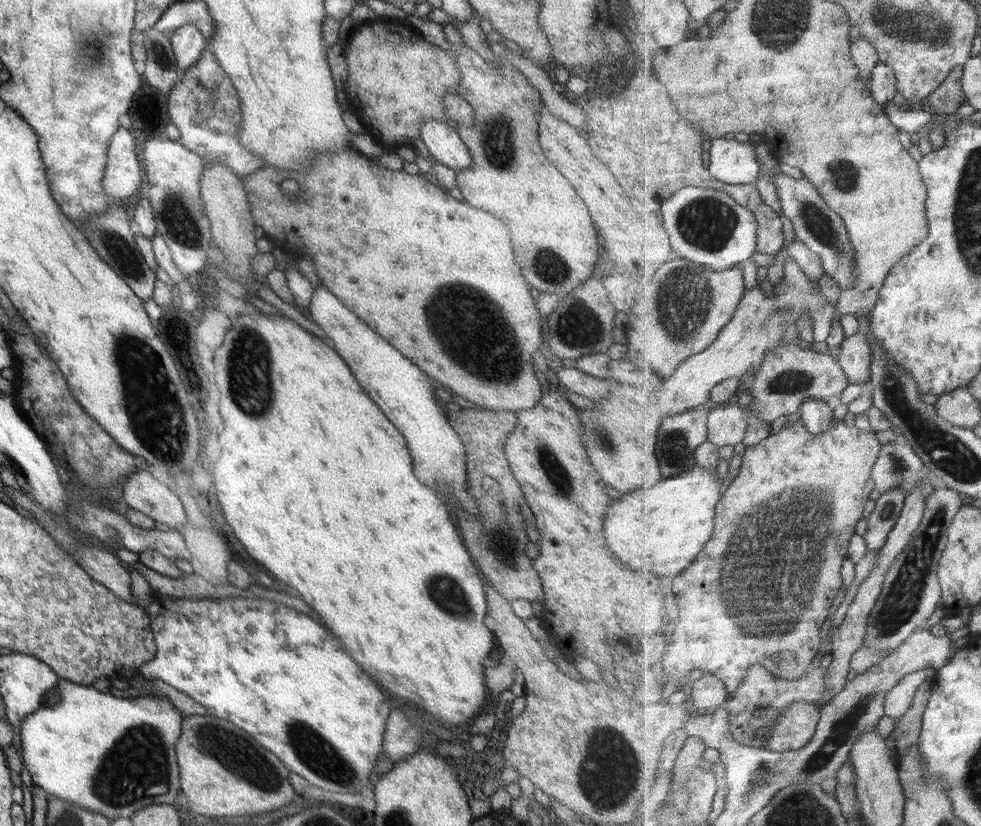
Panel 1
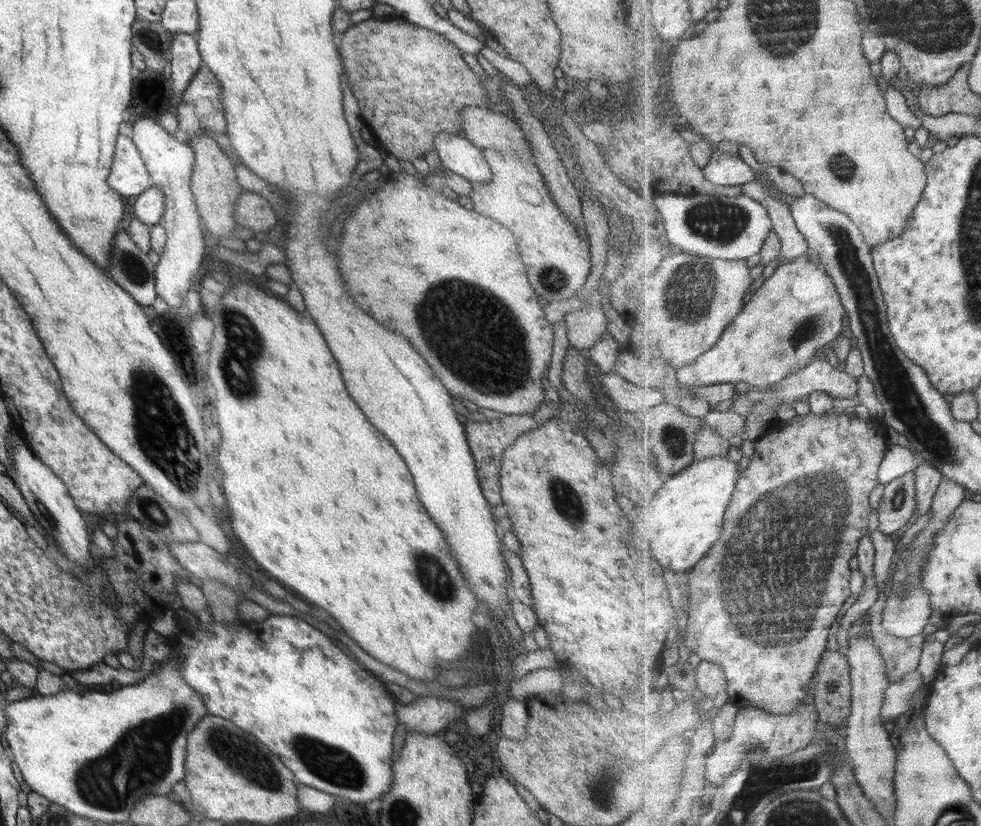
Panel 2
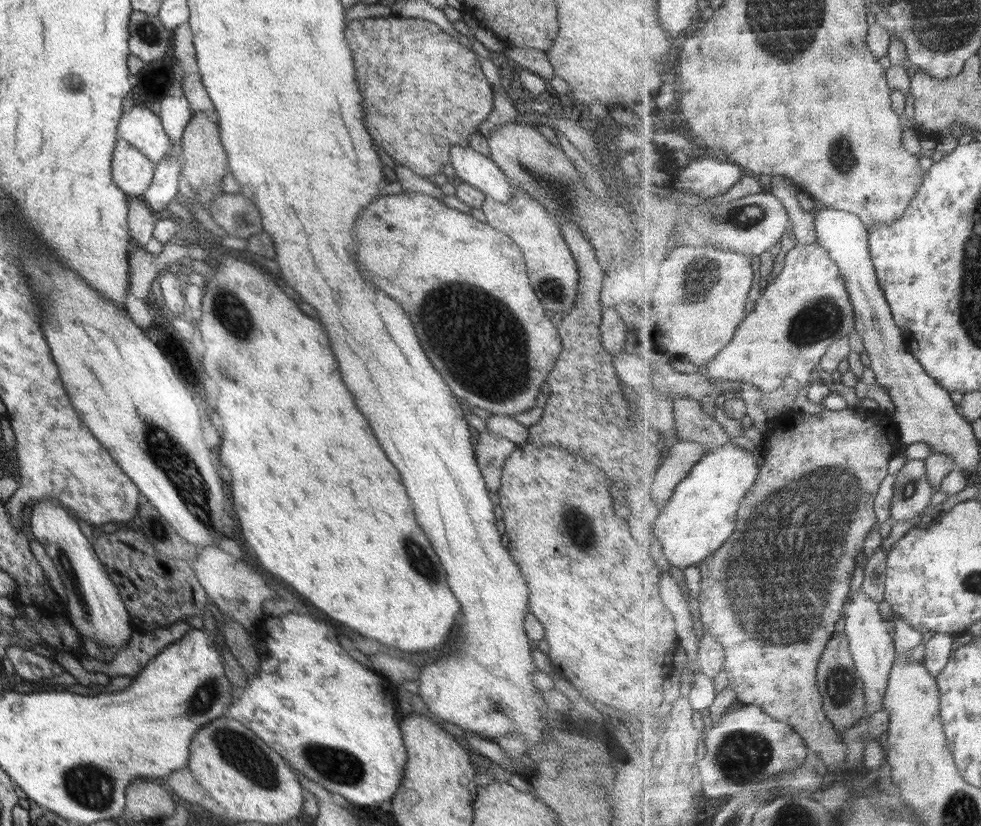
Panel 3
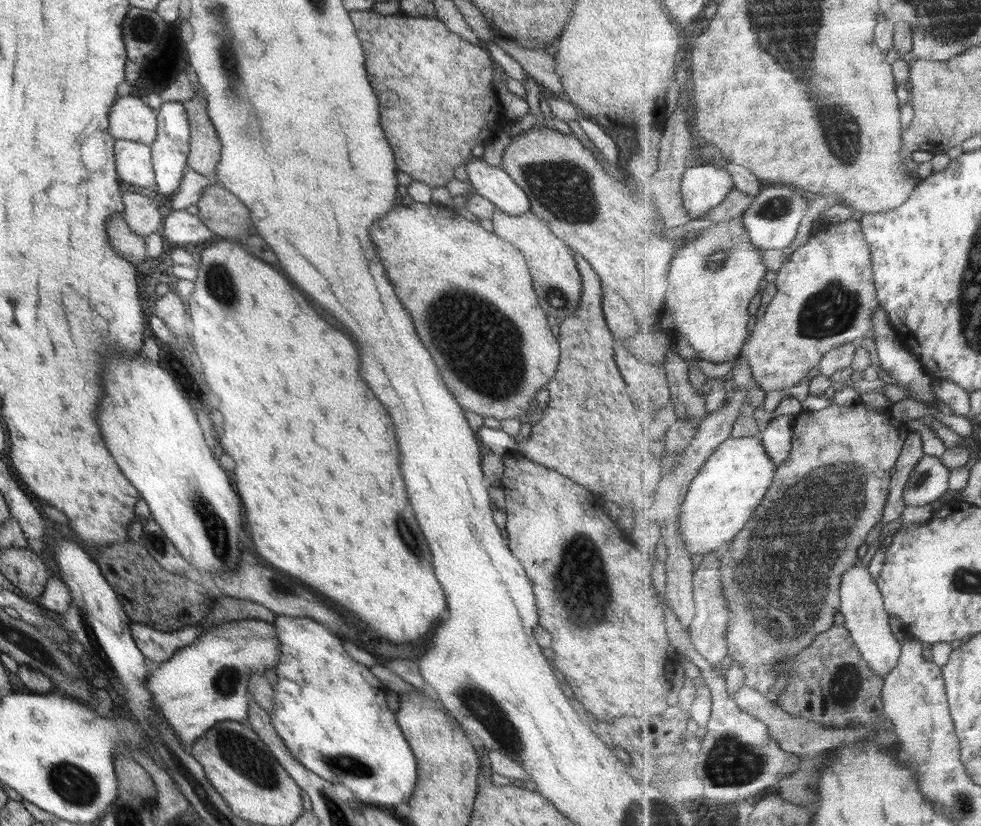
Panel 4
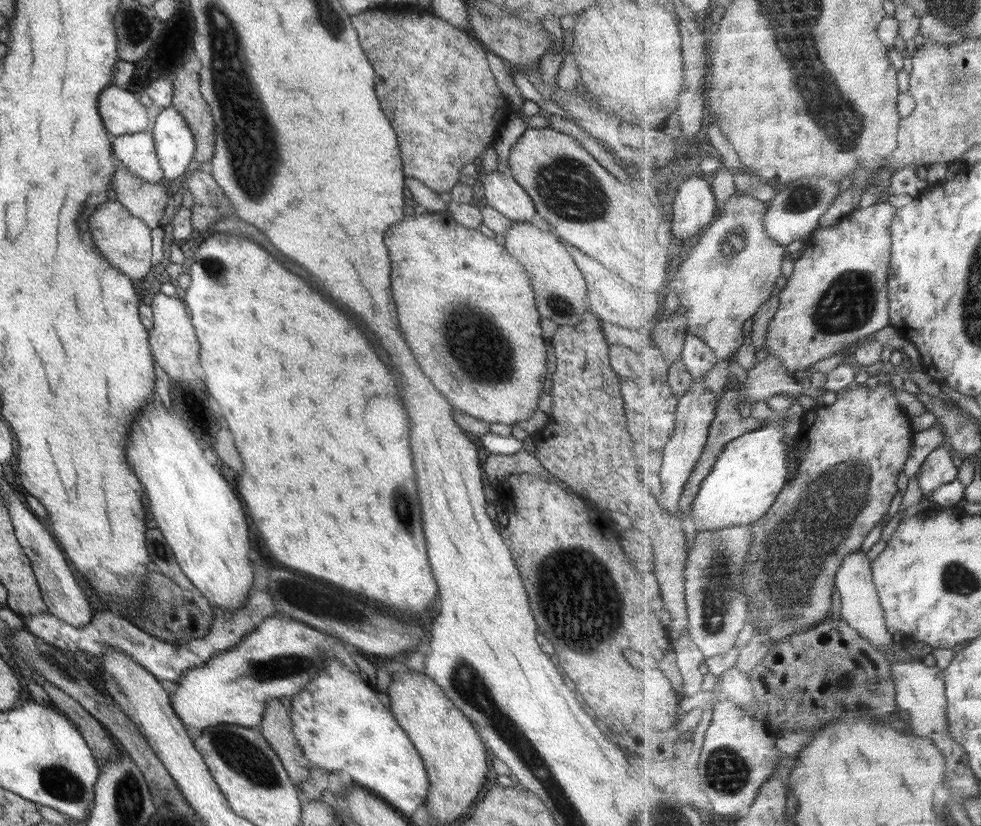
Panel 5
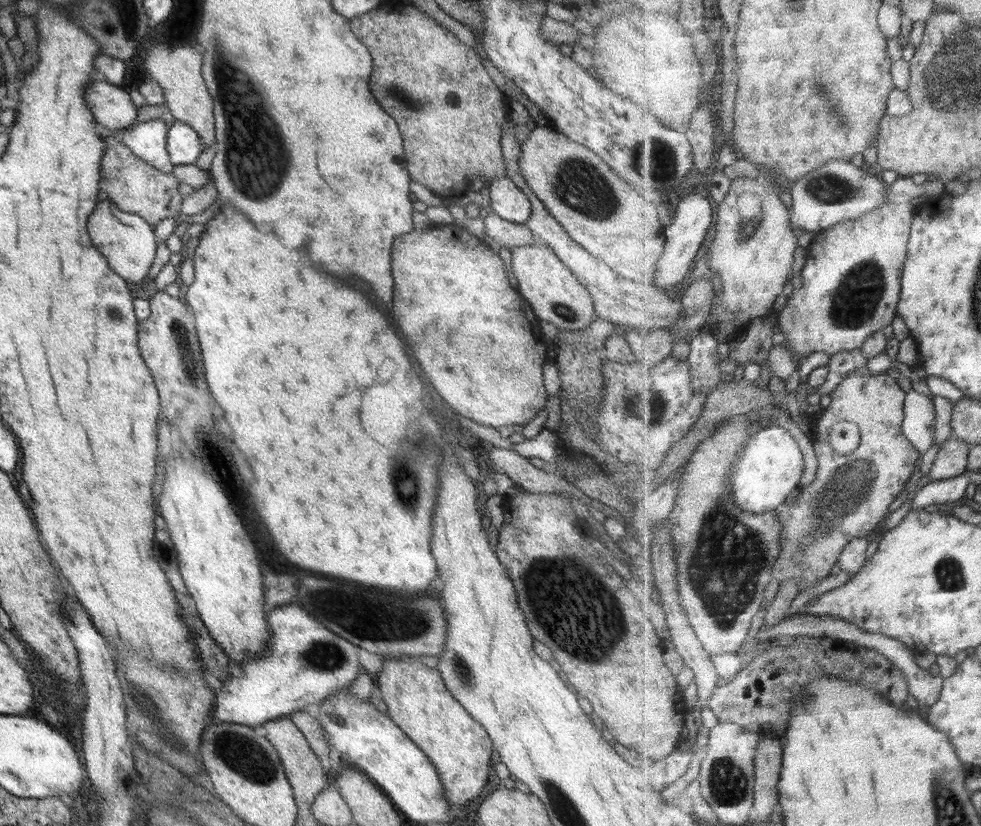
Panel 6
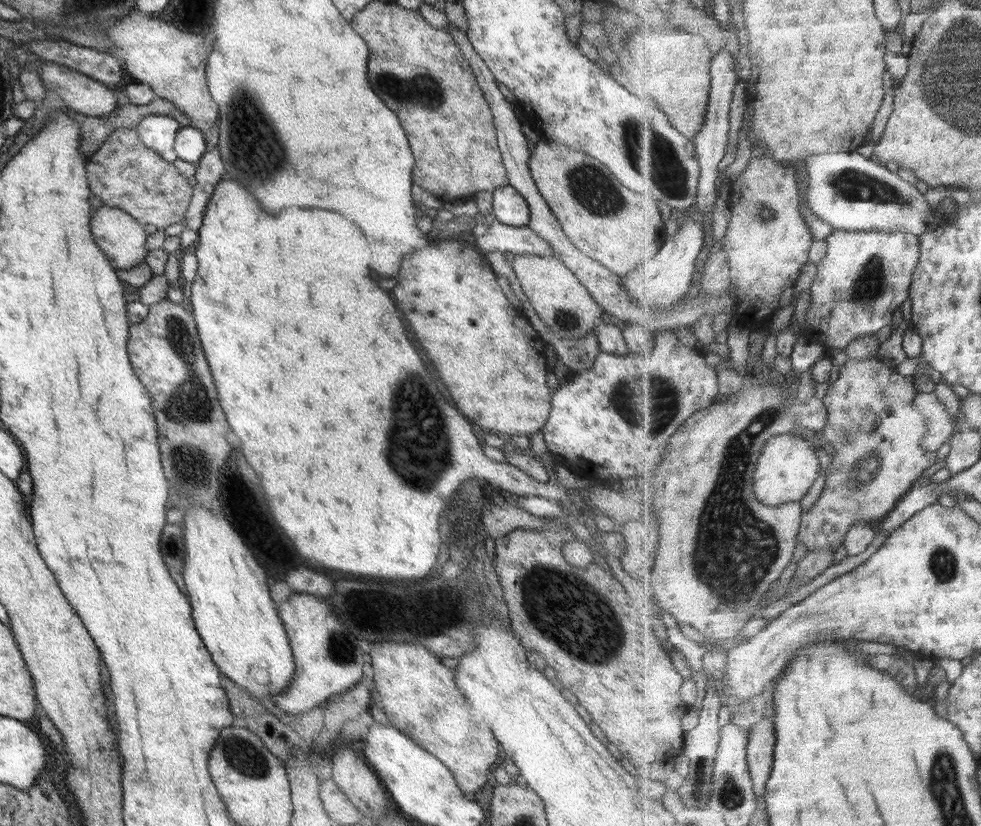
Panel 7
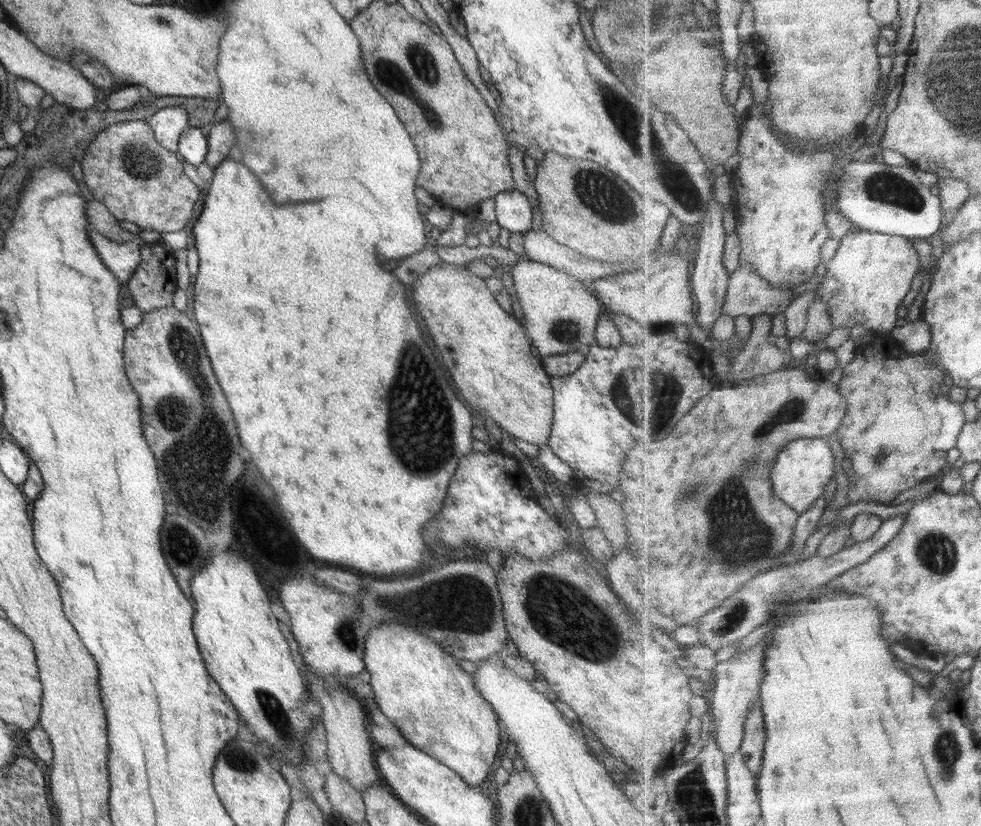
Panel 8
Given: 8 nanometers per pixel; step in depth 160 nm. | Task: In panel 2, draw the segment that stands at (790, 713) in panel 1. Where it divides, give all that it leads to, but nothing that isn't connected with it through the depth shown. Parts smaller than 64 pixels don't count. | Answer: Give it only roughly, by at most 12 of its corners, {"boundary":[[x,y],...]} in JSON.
{"boundary":[[813,688],[793,715],[742,706],[707,758],[723,786],[742,766],[791,755],[827,727]]}

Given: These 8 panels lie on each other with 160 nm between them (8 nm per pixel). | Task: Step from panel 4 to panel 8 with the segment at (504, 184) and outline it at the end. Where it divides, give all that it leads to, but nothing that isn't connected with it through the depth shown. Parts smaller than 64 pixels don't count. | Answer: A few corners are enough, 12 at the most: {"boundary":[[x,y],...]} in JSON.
{"boundary":[[505,190],[493,199],[496,222],[521,234],[533,210],[522,192]]}

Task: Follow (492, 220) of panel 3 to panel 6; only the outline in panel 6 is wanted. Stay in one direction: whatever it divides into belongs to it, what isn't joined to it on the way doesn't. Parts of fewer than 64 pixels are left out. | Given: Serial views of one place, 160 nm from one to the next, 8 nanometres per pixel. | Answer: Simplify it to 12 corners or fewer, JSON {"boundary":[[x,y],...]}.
{"boundary":[[540,239],[511,248],[518,293],[555,329],[595,319],[585,287]]}

